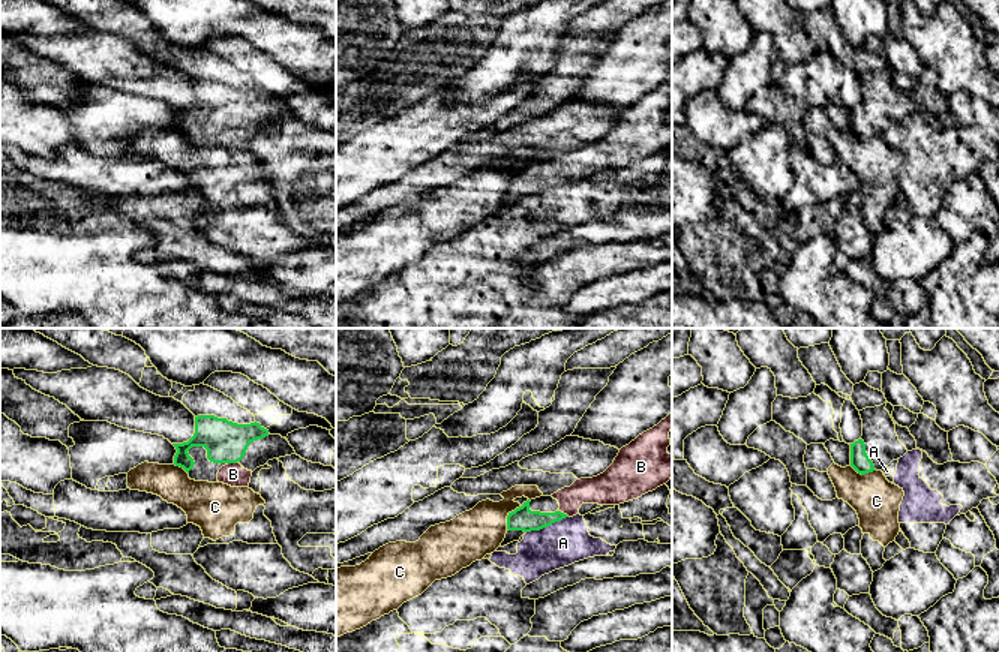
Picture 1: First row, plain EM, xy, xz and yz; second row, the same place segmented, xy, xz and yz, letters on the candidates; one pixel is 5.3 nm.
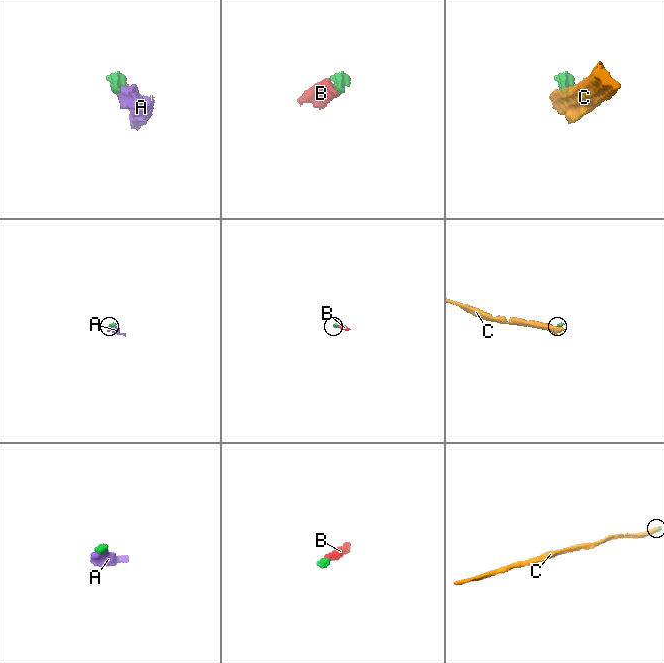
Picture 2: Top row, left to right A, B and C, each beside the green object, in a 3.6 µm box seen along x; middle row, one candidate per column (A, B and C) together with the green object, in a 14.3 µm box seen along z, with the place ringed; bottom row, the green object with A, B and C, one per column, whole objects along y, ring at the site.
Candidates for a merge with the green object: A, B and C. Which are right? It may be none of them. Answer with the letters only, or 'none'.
B

